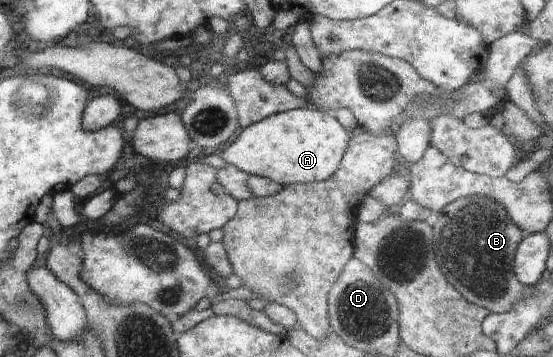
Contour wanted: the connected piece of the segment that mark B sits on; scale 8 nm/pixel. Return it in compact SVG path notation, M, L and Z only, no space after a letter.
M465 197L451 202L439 211L439 218L433 227L434 249L437 263L445 277L467 298L469 302L486 308L490 313L508 313L524 298L530 297L534 288L524 285L514 273L514 258L517 244L526 236L521 227L512 221L506 208L491 197Z

